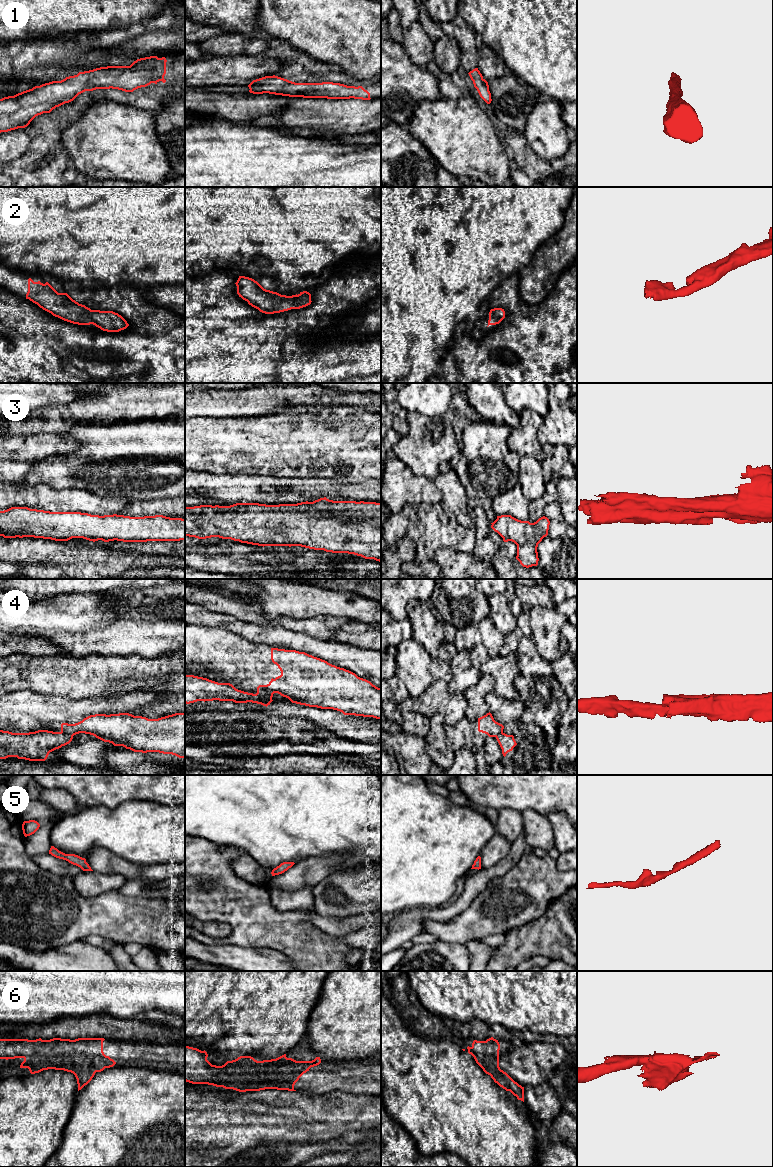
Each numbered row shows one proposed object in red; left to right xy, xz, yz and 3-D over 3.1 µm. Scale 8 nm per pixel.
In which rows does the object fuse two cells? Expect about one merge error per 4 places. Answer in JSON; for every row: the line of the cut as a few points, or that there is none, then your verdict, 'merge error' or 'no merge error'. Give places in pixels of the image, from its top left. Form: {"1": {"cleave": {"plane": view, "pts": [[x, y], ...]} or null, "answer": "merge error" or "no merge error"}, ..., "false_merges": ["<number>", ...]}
{"1": {"cleave": null, "answer": "no merge error"}, "2": {"cleave": null, "answer": "no merge error"}, "3": {"cleave": null, "answer": "no merge error"}, "4": {"cleave": {"plane": "xz", "pts": [[256, 693], [271, 700]]}, "answer": "merge error"}, "5": {"cleave": null, "answer": "no merge error"}, "6": {"cleave": null, "answer": "no merge error"}, "false_merges": ["4"]}

